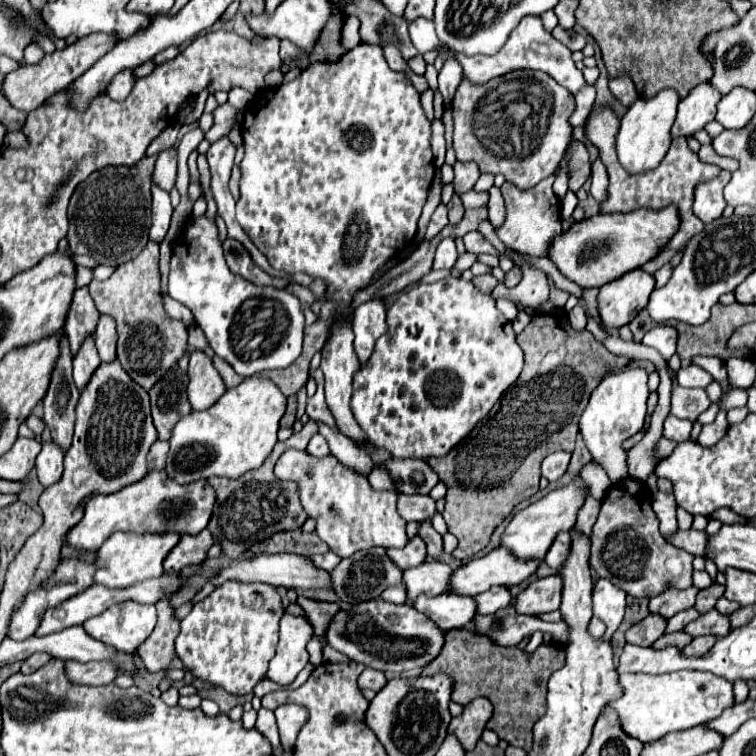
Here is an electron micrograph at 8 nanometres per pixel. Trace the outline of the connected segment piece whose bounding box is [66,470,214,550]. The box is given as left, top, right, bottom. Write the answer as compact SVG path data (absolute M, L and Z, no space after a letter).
M152 470L146 478L136 484L122 488L116 494L92 496L86 502L84 518L68 532L66 544L78 550L98 550L104 540L114 532L178 532L178 534L198 534L208 526L210 514L214 510L214 488L208 482L192 482L180 486L170 480L164 470Z

